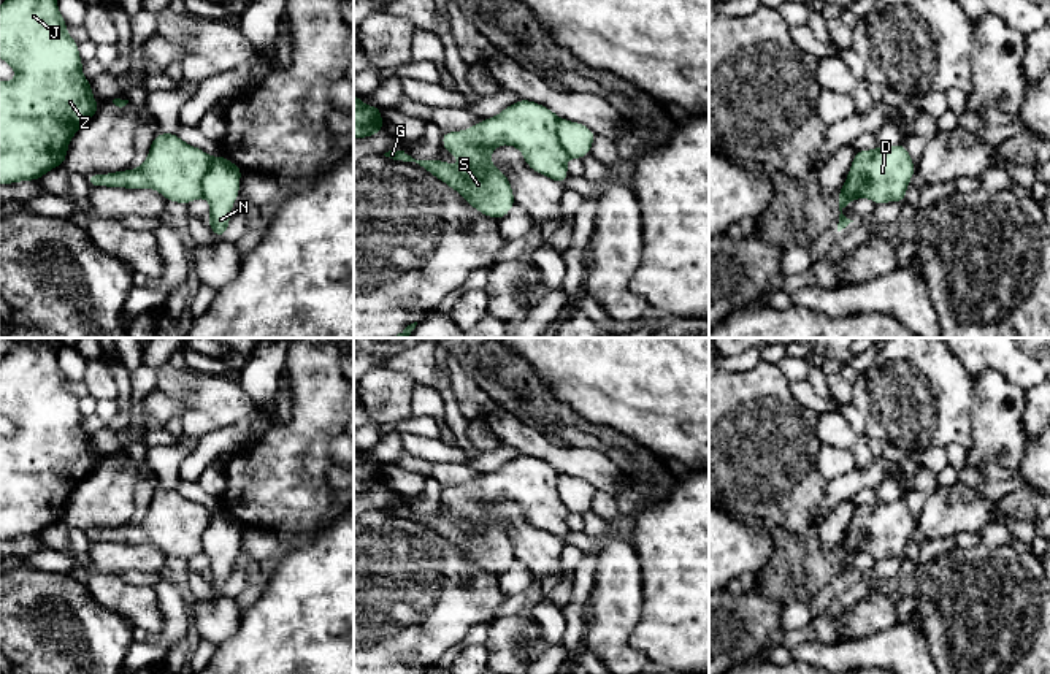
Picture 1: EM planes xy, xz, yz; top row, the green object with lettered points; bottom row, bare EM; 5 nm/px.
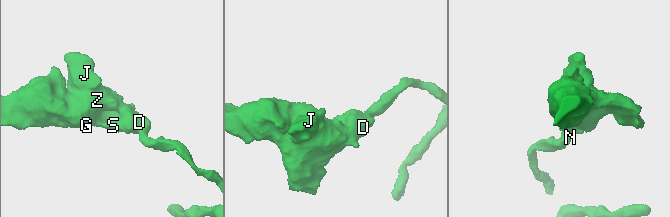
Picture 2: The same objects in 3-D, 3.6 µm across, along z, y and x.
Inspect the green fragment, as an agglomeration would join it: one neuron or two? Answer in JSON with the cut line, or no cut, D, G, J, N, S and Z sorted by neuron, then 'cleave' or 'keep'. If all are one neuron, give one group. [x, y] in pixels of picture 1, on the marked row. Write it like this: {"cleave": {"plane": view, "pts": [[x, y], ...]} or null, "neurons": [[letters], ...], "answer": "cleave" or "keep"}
{"cleave": {"plane": "yz", "pts": [[865, 183], [852, 179], [839, 194]]}, "neurons": [["D", "G", "J", "S", "Z"], ["N"]], "answer": "cleave"}

